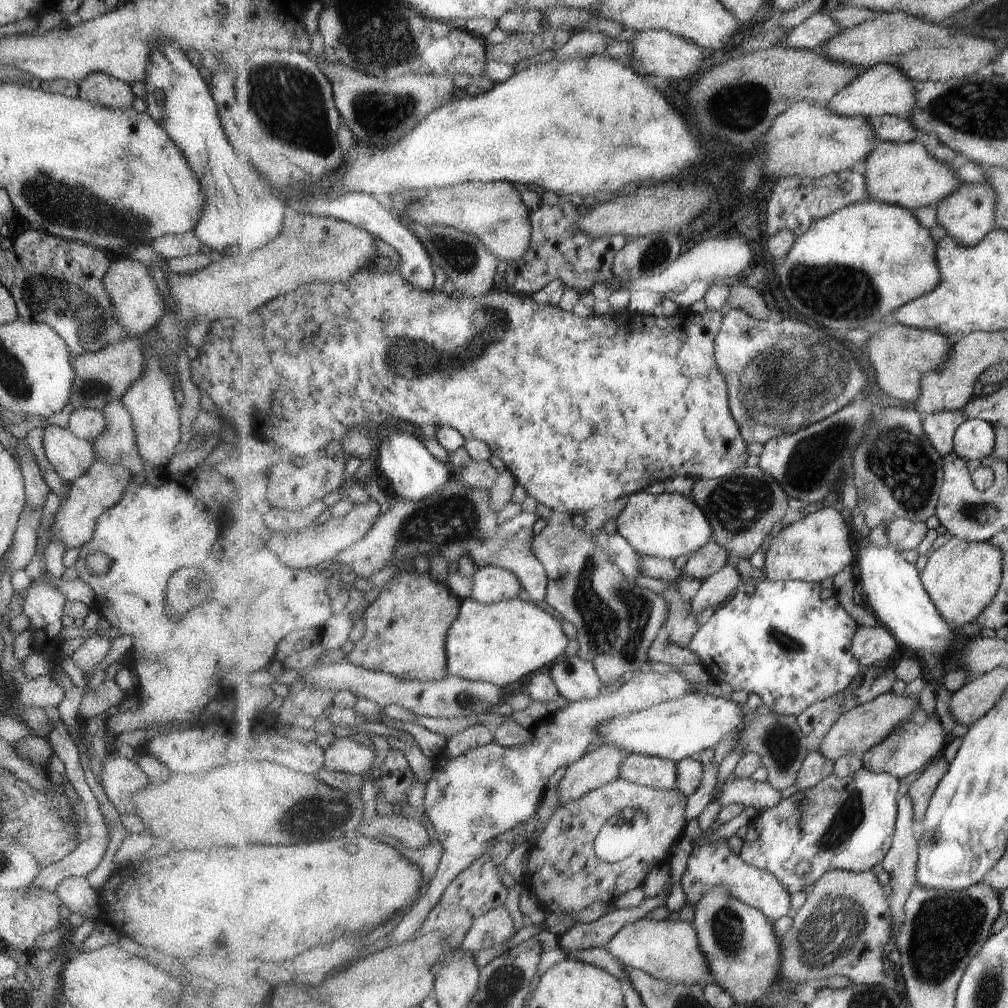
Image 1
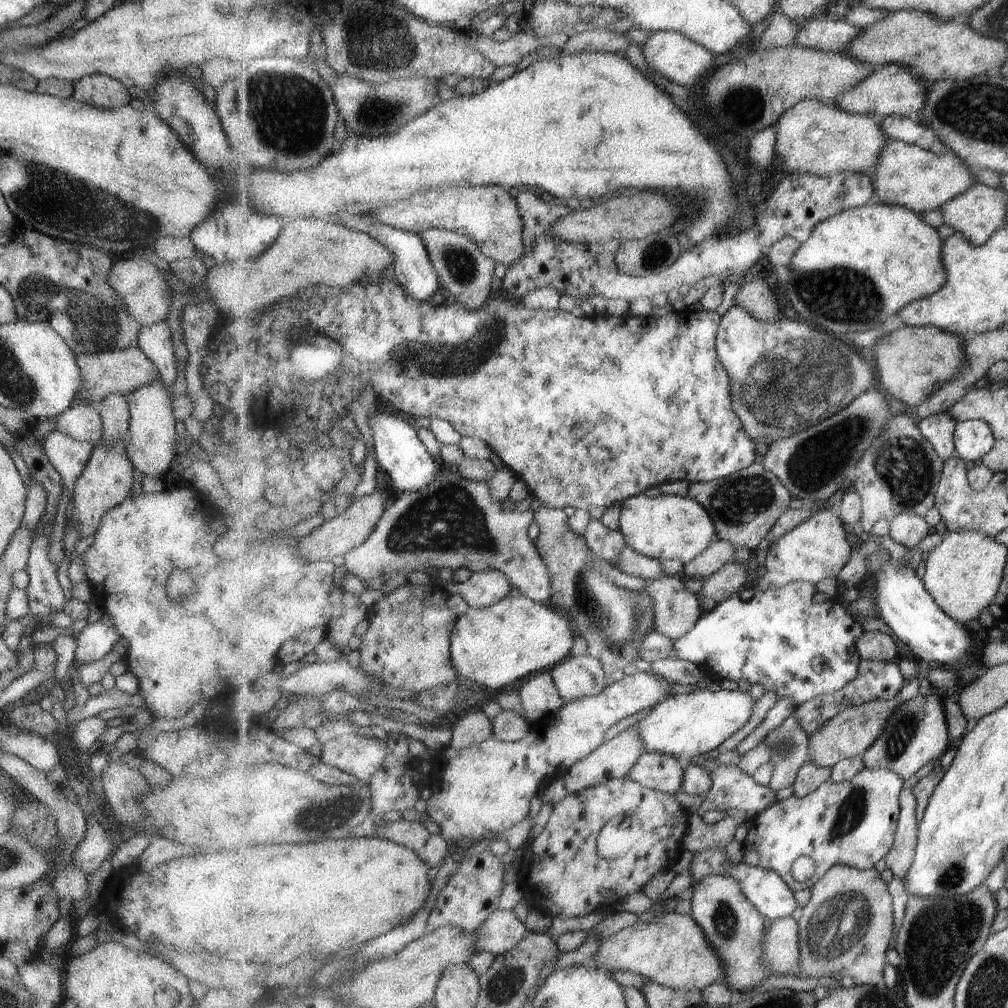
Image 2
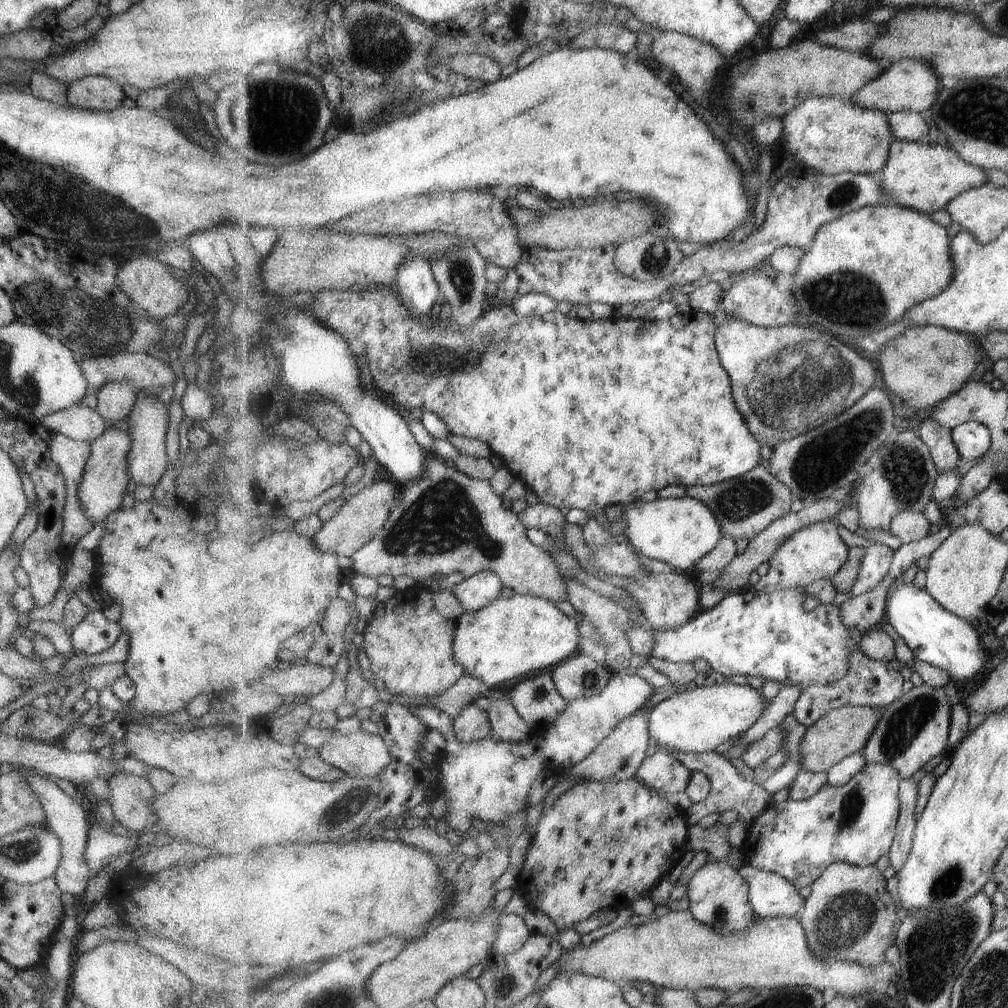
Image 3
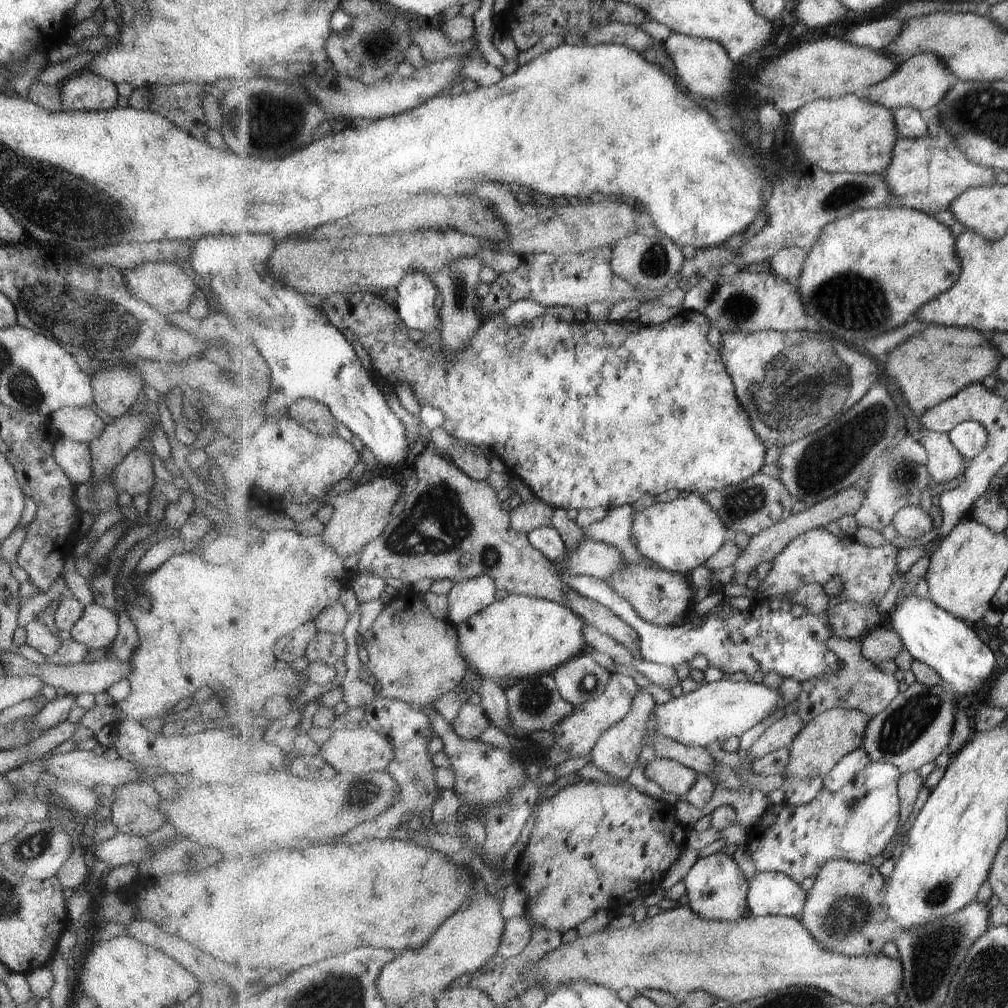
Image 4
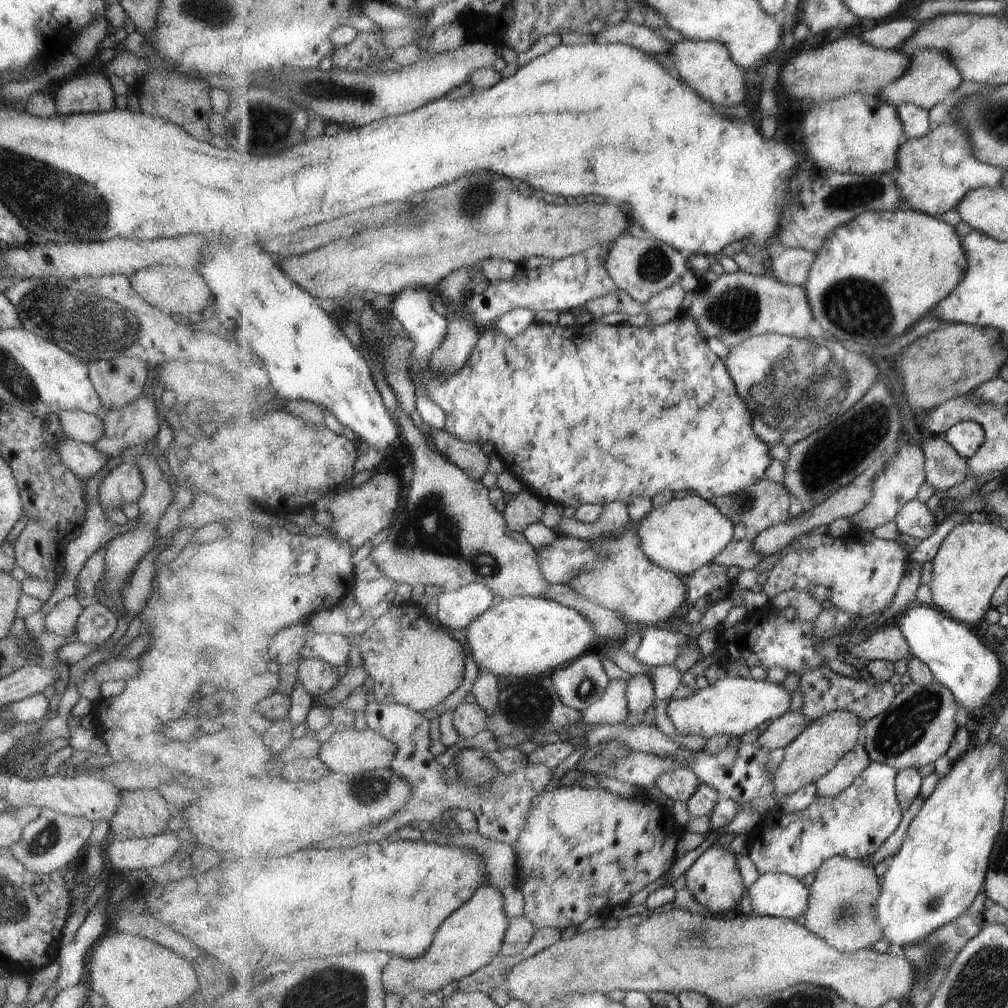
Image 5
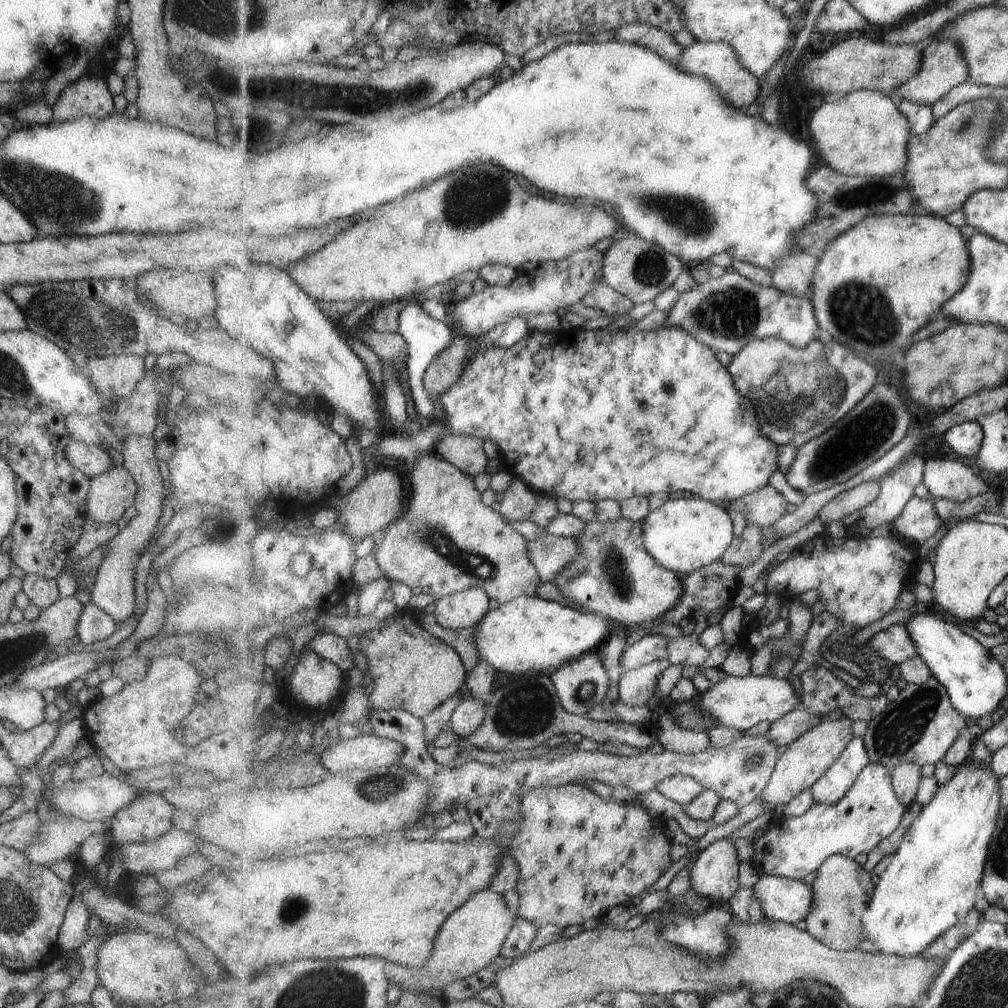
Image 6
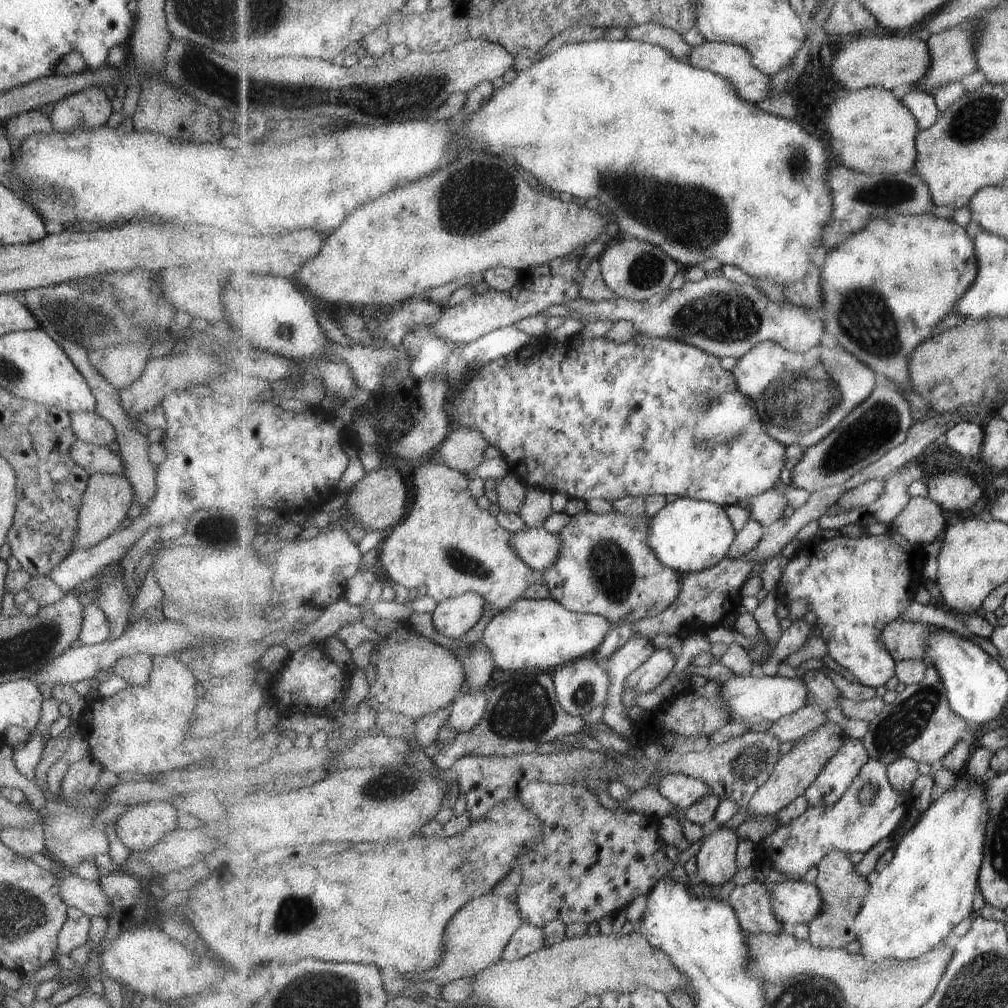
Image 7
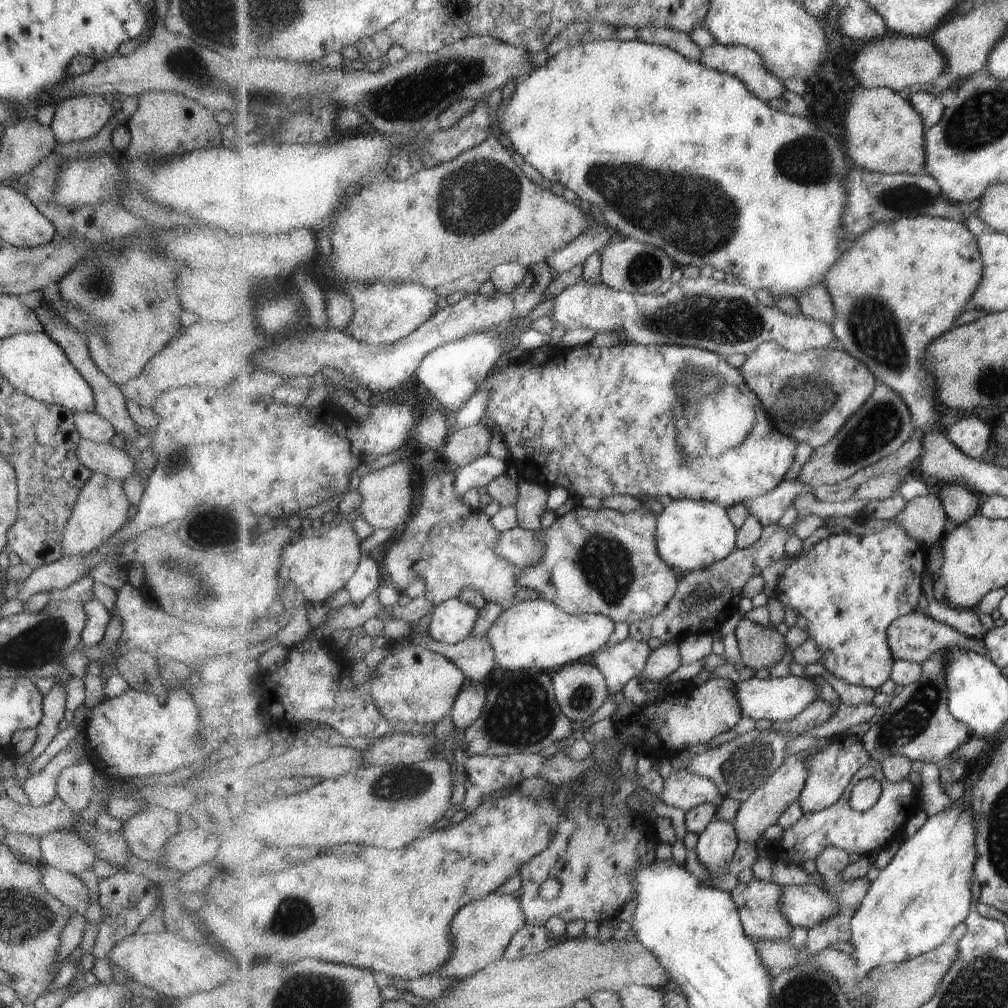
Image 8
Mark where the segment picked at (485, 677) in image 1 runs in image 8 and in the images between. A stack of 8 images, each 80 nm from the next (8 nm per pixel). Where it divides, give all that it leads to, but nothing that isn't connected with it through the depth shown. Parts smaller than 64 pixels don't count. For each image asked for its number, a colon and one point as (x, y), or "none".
2: (516, 637)
3: (513, 637)
4: (519, 636)
5: (523, 636)
6: (530, 634)
7: (537, 635)
8: (538, 635)

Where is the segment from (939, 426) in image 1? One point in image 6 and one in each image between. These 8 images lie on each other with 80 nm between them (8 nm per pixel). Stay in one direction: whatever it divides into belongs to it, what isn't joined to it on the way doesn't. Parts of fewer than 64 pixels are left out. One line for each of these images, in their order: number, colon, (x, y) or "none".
2: (939, 429)
3: (945, 454)
4: (945, 462)
5: (944, 468)
6: (946, 478)

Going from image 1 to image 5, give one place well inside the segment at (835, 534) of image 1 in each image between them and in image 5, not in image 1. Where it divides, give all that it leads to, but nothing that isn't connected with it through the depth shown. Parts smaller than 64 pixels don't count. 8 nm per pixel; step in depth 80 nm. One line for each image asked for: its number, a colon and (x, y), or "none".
2: (817, 550)
3: (817, 552)
4: (866, 573)
5: (862, 577)

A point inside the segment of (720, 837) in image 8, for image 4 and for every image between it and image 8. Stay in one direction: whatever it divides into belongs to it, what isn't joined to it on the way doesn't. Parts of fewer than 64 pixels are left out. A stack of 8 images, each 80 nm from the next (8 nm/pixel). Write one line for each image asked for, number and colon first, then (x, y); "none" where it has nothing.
4: (717, 890)
5: (715, 881)
6: (715, 871)
7: (717, 864)

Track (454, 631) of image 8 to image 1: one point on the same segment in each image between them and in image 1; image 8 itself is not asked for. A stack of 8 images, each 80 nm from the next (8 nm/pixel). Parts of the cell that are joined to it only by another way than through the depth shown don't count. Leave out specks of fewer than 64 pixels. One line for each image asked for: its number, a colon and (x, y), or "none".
1: (493, 584)
2: (483, 589)
3: (477, 592)
4: (466, 599)
5: (457, 609)
6: (466, 609)
7: (455, 617)

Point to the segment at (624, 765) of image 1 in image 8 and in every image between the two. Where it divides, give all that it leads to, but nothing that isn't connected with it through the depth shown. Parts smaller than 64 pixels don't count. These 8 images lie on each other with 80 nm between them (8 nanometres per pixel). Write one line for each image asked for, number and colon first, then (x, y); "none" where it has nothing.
2: (661, 772)
3: (661, 771)
4: (675, 778)
5: (681, 784)
6: (682, 789)
7: (682, 790)
8: (682, 789)

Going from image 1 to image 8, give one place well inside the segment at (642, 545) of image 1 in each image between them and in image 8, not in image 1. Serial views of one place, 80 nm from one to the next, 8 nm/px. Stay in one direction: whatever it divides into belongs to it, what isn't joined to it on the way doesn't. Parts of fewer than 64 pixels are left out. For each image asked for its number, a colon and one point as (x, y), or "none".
2: (668, 527)
3: (680, 531)
4: (679, 536)
5: (683, 536)
6: (685, 536)
7: (689, 536)
8: (692, 535)

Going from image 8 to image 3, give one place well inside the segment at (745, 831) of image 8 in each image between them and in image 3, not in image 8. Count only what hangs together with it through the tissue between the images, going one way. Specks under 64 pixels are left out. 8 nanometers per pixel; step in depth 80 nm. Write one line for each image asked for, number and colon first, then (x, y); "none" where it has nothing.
3: (843, 732)
4: (823, 743)
5: (815, 753)
6: (807, 760)
7: (796, 771)

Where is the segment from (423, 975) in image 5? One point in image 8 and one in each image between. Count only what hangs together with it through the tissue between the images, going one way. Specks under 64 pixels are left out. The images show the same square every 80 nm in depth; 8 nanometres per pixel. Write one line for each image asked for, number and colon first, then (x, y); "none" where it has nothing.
6: (472, 939)
7: (476, 938)
8: (483, 930)

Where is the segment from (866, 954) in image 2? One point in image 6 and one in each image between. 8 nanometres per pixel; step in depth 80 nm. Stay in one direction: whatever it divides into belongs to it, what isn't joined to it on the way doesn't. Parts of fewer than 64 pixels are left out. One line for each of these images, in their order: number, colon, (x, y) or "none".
3: (850, 915)
4: (845, 911)
5: (841, 911)
6: (843, 888)

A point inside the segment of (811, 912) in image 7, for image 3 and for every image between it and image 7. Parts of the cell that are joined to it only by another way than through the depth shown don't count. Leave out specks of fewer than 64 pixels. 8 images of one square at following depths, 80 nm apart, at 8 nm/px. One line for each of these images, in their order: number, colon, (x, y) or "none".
3: (772, 896)
4: (771, 893)
5: (774, 894)
6: (785, 900)

